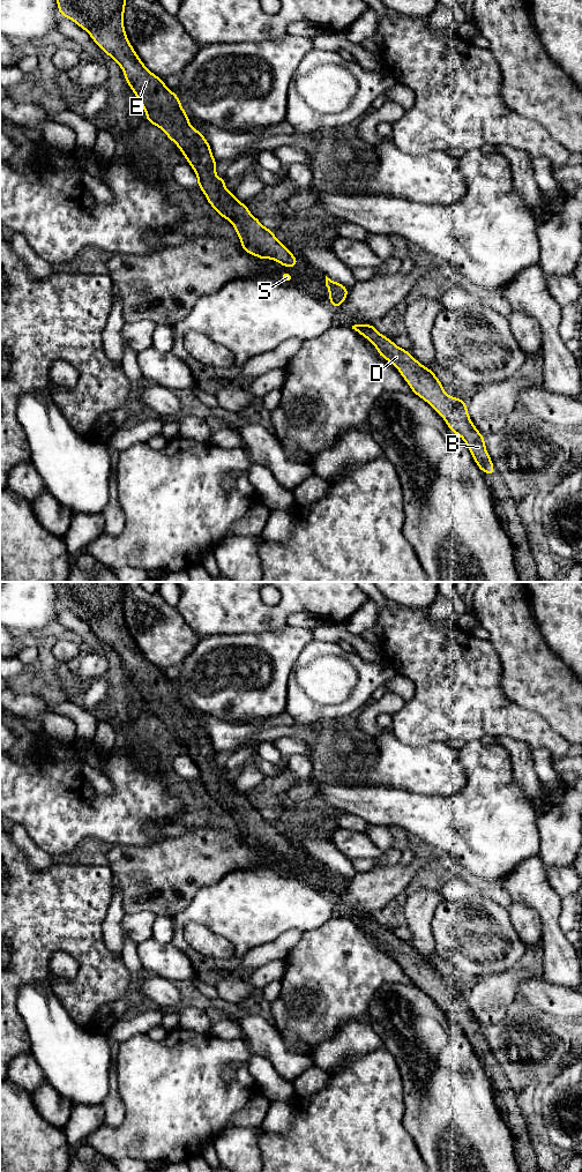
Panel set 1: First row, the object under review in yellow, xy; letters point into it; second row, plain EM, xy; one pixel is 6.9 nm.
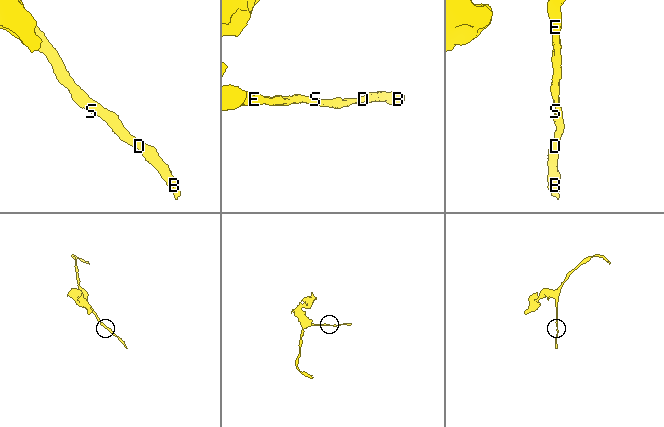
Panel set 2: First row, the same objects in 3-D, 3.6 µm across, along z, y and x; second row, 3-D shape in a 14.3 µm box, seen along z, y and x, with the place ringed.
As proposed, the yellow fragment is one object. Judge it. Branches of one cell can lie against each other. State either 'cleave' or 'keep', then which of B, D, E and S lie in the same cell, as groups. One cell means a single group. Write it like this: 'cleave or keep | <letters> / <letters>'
keep | B D E S

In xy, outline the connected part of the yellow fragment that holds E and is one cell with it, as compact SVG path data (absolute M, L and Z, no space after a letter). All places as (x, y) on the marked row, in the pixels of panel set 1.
M57 0L57 6L61 16L72 20L87 31L95 44L121 67L127 84L146 112L147 121L159 127L180 149L196 174L199 188L204 193L209 204L224 219L231 222L242 249L261 260L271 259L286 268L294 268L298 264L297 257L276 238L270 229L264 227L251 214L246 203L239 202L236 194L225 188L225 178L217 177L217 162L212 156L210 144L202 133L191 126L188 114L182 109L177 94L170 91L164 81L151 73L136 54L124 27L126 0Z

